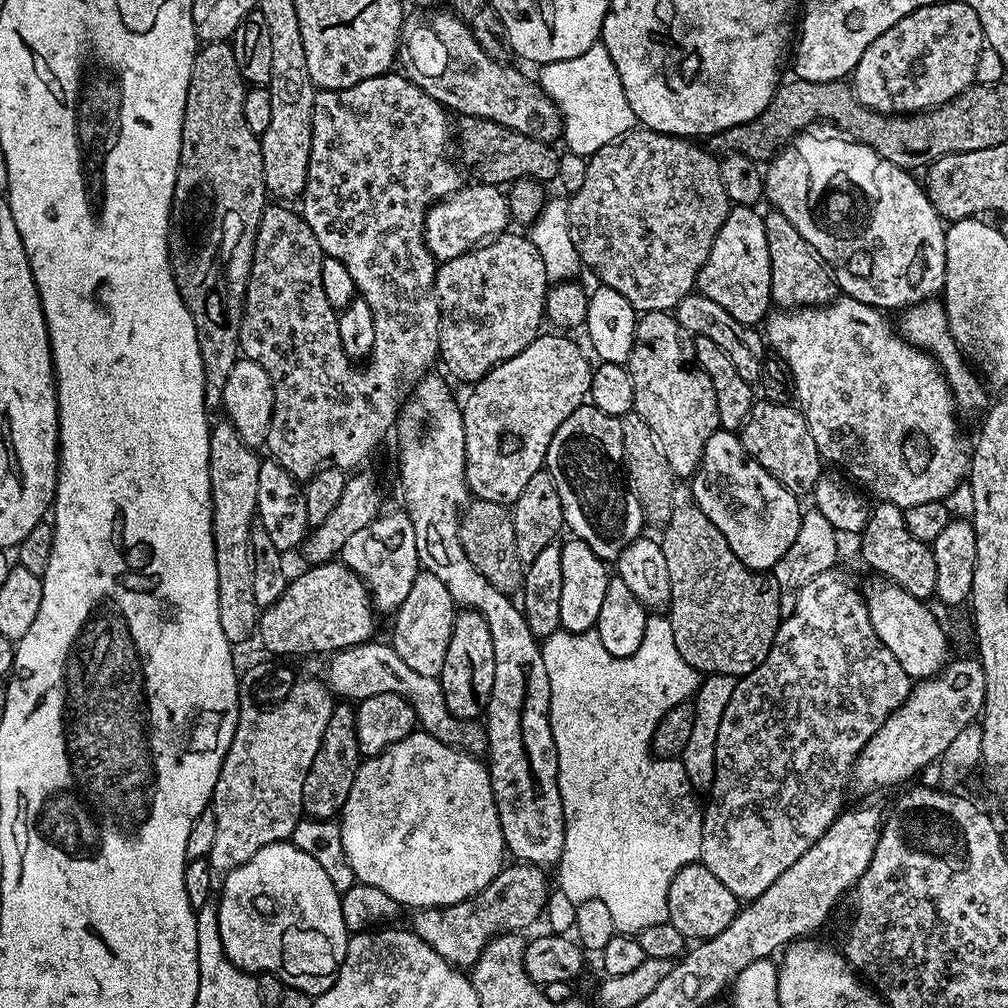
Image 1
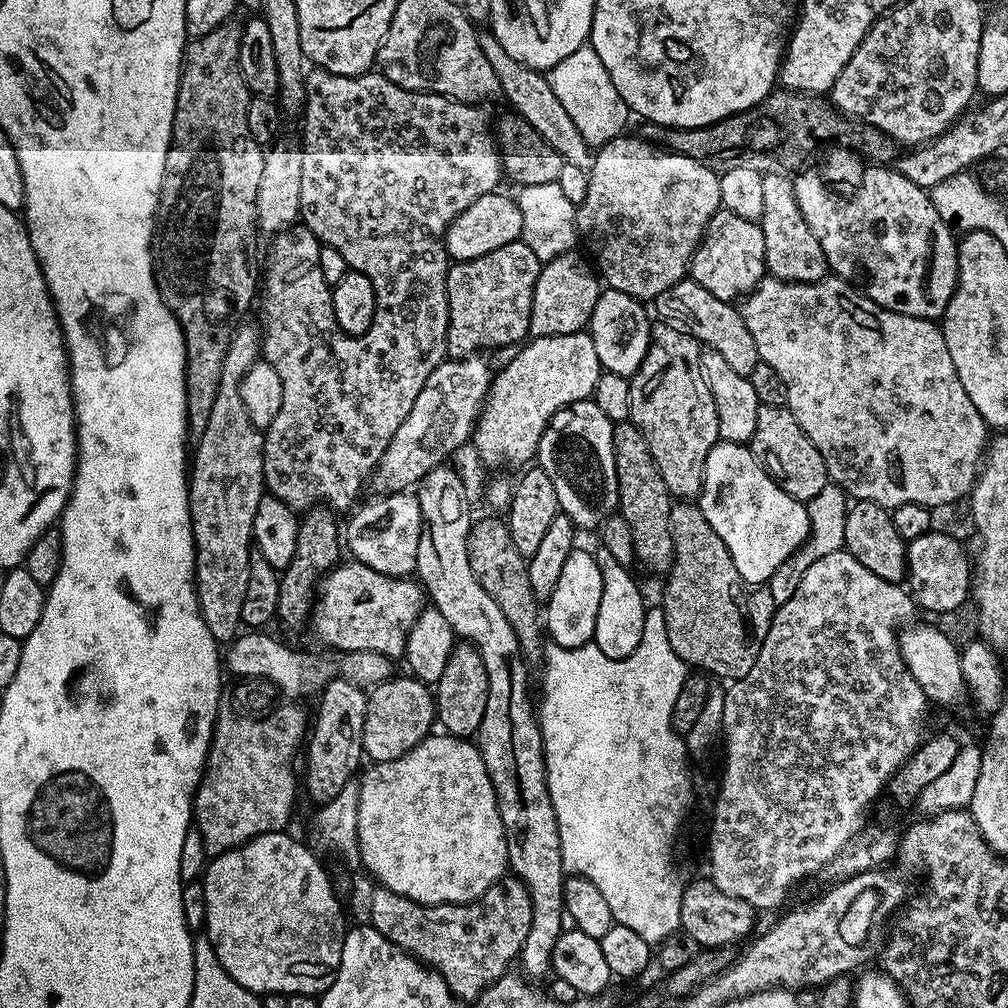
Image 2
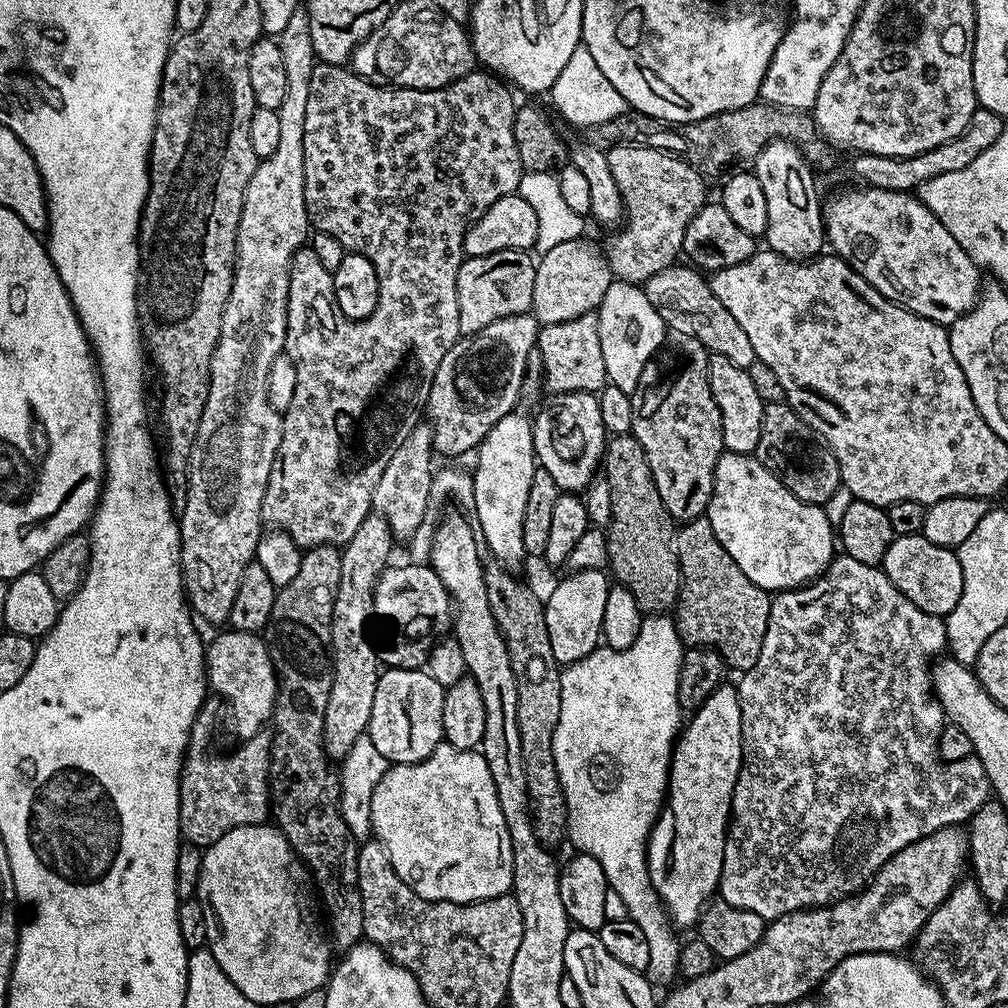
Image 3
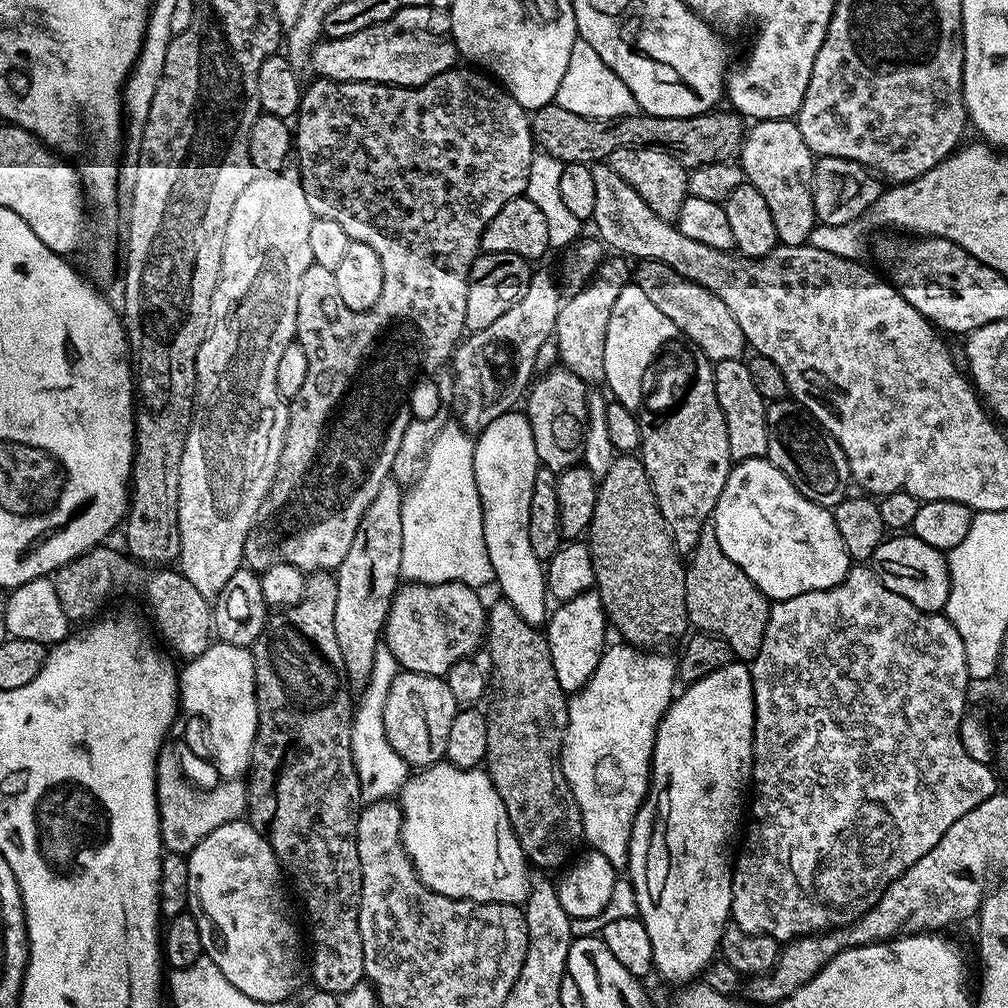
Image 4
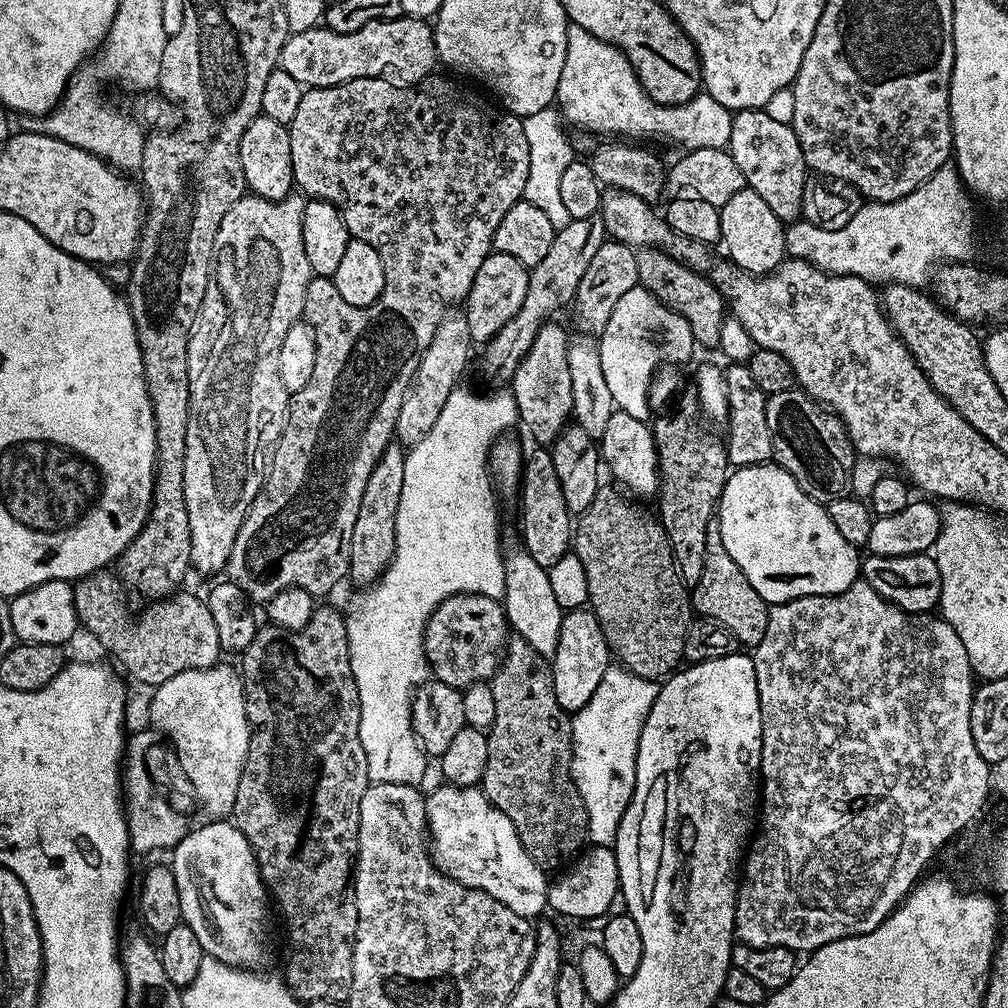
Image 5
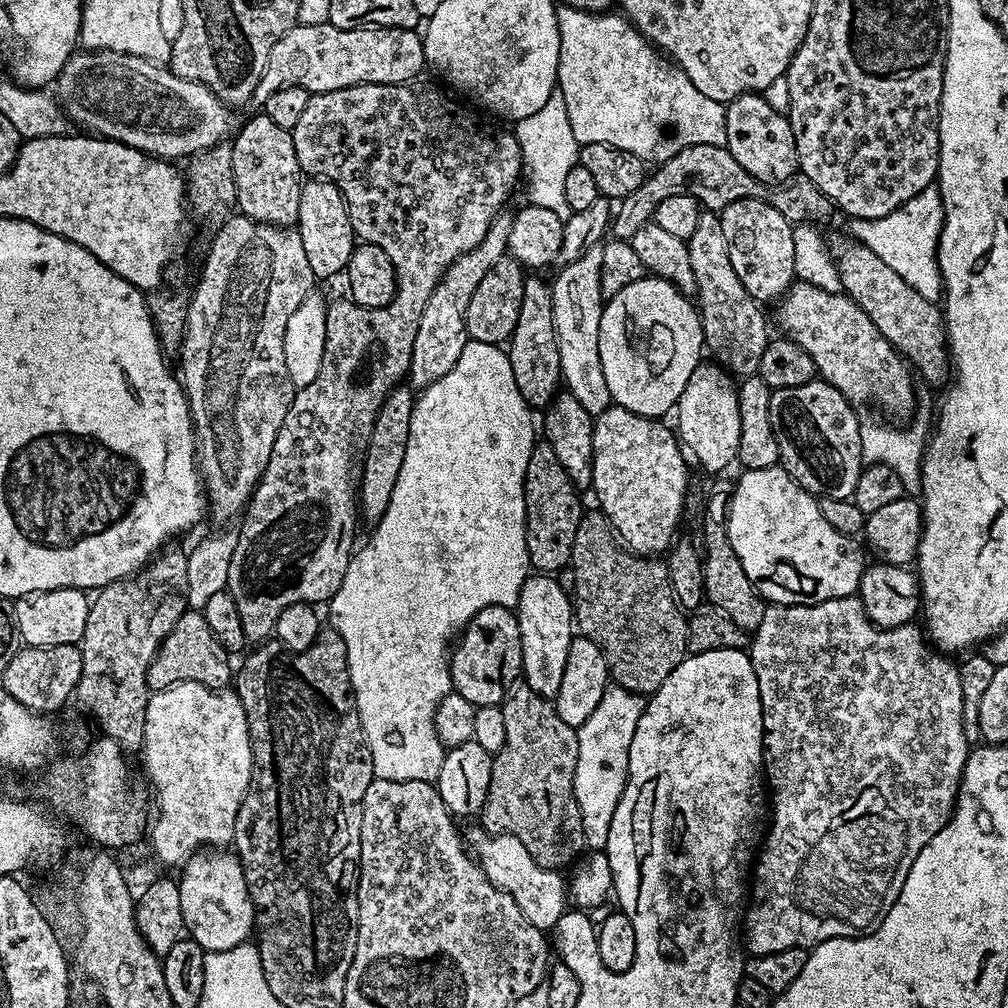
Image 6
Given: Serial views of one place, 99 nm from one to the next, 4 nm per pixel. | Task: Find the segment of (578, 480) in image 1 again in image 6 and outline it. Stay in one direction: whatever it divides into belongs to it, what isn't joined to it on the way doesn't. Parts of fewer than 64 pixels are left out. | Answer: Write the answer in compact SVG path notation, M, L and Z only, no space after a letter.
M528 274L522 286L522 310L518 310L518 326L514 326L506 351L510 358L510 370L514 370L514 382L529 406L536 410L548 407L562 384L560 355L554 330L552 290L549 281L540 274Z

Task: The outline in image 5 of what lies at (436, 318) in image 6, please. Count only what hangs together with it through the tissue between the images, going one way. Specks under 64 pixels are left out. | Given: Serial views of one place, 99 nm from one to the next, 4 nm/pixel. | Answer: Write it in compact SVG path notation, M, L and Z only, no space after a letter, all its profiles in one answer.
M445 315L438 330L434 330L434 338L422 354L418 370L414 370L414 378L408 383L408 389L402 398L402 410L398 410L395 439L405 446L418 443L430 432L430 426L434 426L438 414L442 412L442 406L461 383L460 375L468 368L468 355L471 354L472 348L474 349L474 341L470 338L470 330L464 315L452 315Z

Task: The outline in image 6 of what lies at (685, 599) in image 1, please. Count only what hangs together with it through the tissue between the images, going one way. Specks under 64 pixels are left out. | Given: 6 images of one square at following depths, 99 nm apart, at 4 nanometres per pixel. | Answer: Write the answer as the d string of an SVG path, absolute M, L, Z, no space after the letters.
M716 492L708 500L704 508L704 544L702 540L702 559L704 561L704 595L707 603L715 611L726 614L739 628L755 630L762 626L762 614L766 601L746 578L746 570L742 570L742 562L738 562L738 554L734 554L734 546L730 546L728 537L728 501L729 497Z

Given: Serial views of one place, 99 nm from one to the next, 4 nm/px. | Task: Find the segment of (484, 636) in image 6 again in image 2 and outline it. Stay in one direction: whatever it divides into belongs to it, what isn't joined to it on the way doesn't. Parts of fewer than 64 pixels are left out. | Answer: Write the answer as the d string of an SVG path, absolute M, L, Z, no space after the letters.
M352 558L349 564L341 562L324 575L312 606L310 624L330 647L337 648L337 653L373 652L400 658L410 630L425 606L426 593L415 579L378 574L378 570Z

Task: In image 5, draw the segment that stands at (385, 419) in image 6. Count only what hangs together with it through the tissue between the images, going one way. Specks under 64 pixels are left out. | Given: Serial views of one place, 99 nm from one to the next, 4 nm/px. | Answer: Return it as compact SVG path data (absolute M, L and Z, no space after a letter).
M393 442L382 450L382 458L370 470L370 478L366 478L366 490L362 490L362 506L358 506L358 518L354 521L354 534L350 534L350 566L348 576L356 586L367 586L376 583L392 561L396 549L394 522L398 516L398 498L402 498L402 477L406 471L406 448L399 442Z

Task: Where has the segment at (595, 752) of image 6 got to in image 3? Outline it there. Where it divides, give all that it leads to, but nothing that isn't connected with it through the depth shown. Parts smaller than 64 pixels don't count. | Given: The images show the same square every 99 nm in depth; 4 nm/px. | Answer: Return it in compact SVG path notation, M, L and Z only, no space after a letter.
M648 614L641 619L640 633L635 642L628 648L610 648L601 646L594 649L586 658L578 662L567 665L560 673L560 689L562 690L562 710L558 714L558 726L554 730L554 742L552 743L552 753L554 754L554 766L558 766L558 778L566 798L568 807L568 835L567 839L572 840L572 844L577 853L592 855L601 863L602 870L605 871L605 878L609 889L624 903L627 915L638 926L642 926L642 934L646 934L646 943L650 946L650 966L646 973L648 981L653 986L660 984L671 985L672 979L677 979L680 971L680 949L681 941L676 941L677 933L670 923L670 917L656 893L656 887L652 884L652 879L648 873L648 835L656 825L656 819L660 816L660 810L664 807L664 801L668 795L668 778L672 767L672 754L676 747L677 739L682 731L682 709L678 702L678 674L684 661L685 645L680 639L680 632L676 629L676 621L668 614Z

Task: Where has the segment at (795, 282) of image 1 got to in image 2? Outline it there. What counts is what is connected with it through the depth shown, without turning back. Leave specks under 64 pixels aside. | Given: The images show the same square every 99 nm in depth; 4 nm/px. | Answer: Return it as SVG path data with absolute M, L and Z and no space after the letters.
M779 171L769 172L762 182L762 214L758 223L766 238L764 267L767 275L779 280L823 280L830 272L828 259L820 240L814 238L806 218L802 218L793 181L784 176L787 175Z

